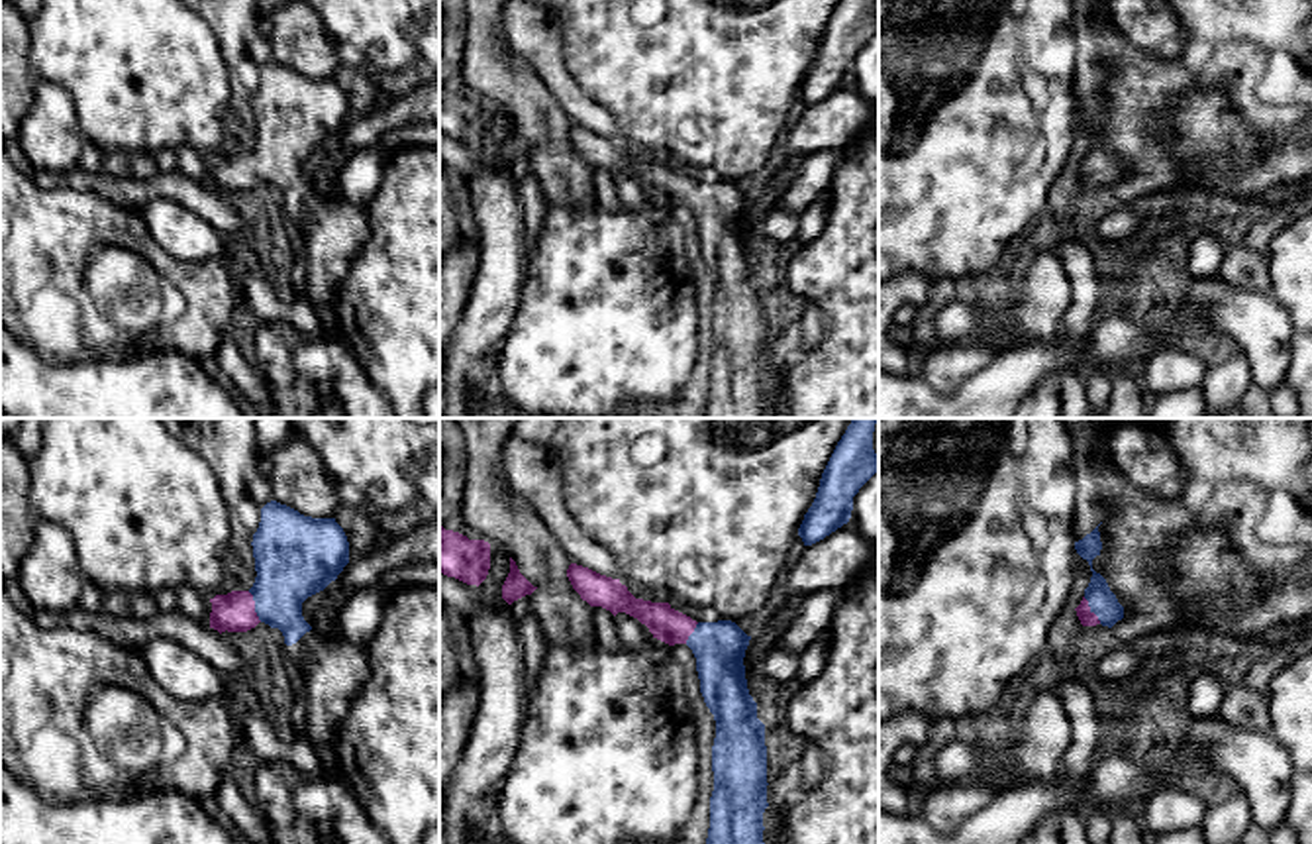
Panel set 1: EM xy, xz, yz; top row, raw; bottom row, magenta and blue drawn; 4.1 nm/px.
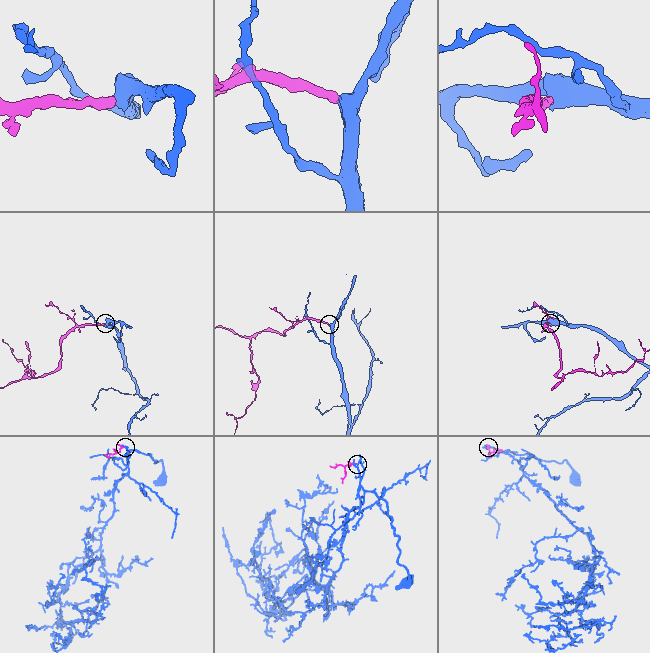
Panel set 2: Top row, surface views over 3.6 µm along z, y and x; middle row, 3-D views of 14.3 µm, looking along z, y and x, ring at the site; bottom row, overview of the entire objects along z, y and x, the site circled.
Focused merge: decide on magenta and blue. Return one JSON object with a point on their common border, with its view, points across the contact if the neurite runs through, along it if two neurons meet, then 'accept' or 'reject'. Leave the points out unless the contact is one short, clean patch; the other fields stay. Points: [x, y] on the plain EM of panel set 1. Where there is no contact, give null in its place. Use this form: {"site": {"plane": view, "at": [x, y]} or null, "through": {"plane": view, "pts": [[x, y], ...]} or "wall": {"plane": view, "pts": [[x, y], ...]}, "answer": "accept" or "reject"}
{"site": {"plane": "xy", "at": [253, 167]}, "through": {"plane": "xy", "pts": [[236, 171], [253, 167], [287, 134], [293, 120]]}, "answer": "accept"}

